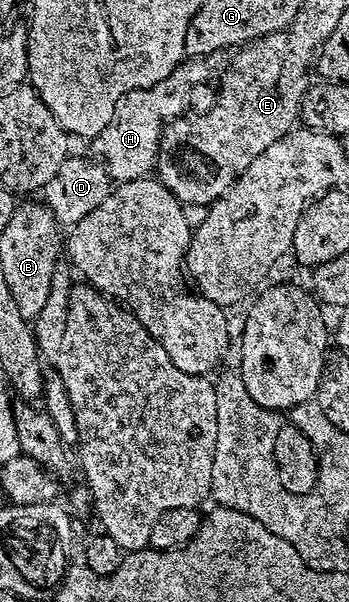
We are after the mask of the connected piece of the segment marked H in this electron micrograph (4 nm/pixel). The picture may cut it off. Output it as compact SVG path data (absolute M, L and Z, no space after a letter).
M185 60L177 66L163 80L159 80L154 86L148 86L142 90L132 90L127 92L125 97L117 104L117 111L113 114L112 120L91 140L93 146L92 153L100 161L105 163L105 171L114 183L134 182L140 178L152 175L157 165L157 153L161 143L161 133L166 125L173 121L182 113L181 110L181 90L189 90L192 86L197 86L209 74L208 61L205 60Z

